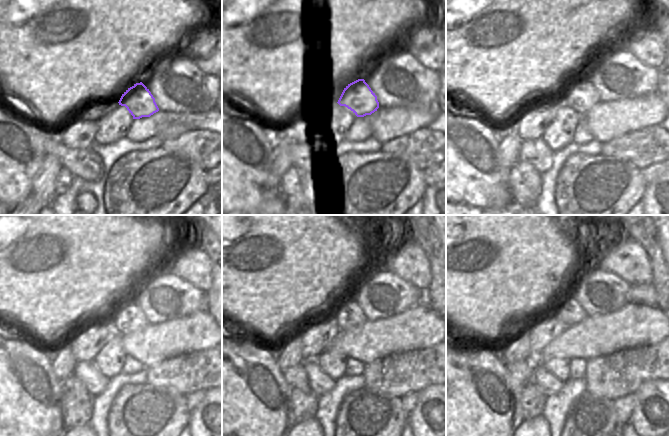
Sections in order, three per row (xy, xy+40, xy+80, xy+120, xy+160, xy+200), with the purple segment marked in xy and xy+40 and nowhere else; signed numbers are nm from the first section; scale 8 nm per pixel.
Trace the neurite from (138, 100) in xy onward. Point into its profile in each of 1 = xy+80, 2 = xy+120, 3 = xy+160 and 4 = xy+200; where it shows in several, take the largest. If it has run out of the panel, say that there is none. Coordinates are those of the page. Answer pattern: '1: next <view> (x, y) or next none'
1: next xy+80 (578, 94)
2: next xy+120 (126, 317)
3: next xy+160 (348, 315)
4: next xy+200 (567, 310)

